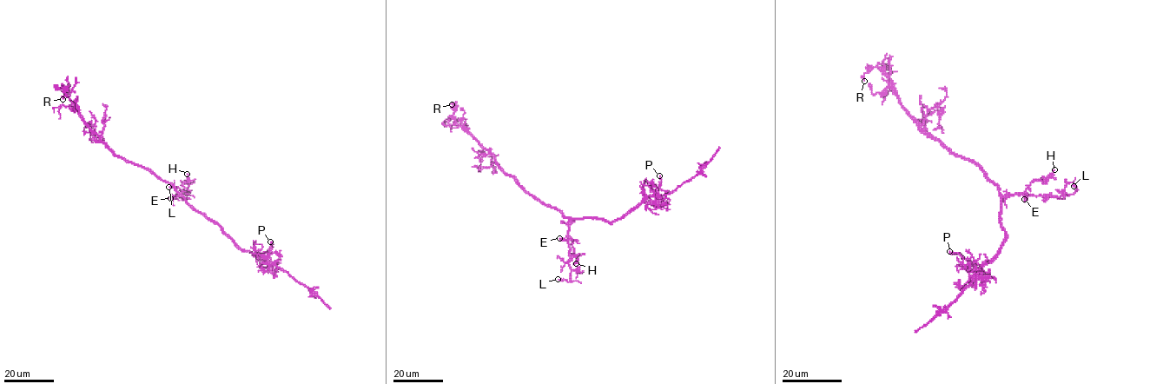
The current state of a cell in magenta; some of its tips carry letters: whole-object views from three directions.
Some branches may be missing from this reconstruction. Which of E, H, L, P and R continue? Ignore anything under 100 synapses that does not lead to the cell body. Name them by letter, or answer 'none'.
none

